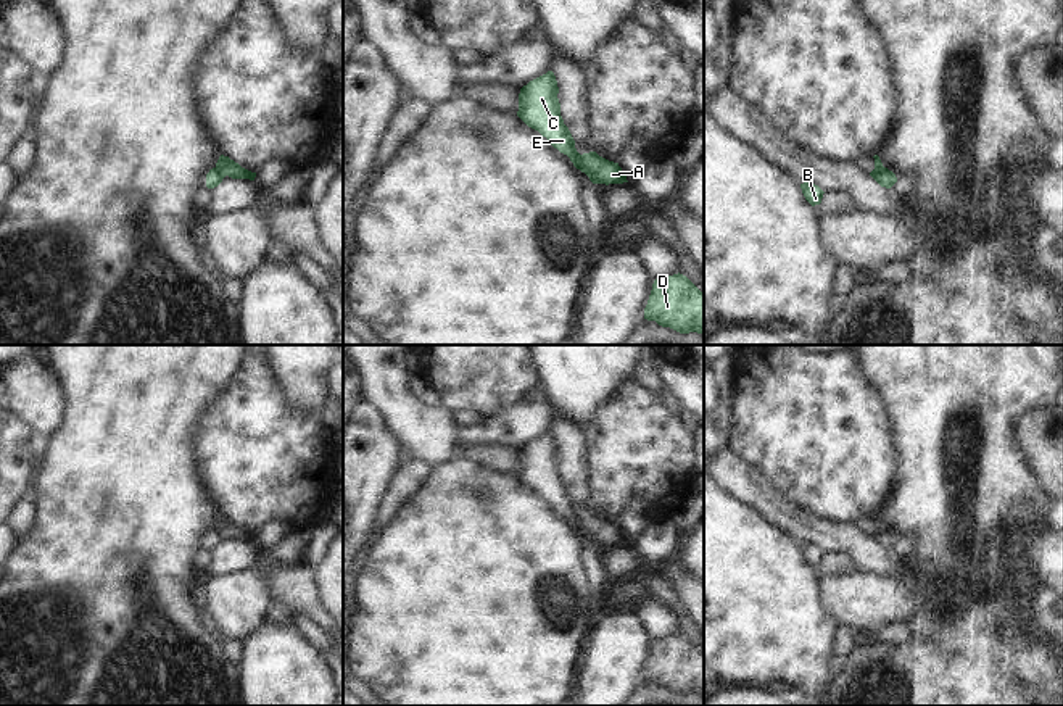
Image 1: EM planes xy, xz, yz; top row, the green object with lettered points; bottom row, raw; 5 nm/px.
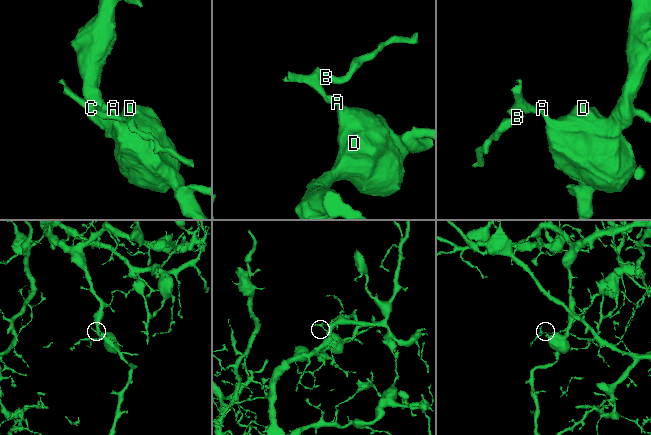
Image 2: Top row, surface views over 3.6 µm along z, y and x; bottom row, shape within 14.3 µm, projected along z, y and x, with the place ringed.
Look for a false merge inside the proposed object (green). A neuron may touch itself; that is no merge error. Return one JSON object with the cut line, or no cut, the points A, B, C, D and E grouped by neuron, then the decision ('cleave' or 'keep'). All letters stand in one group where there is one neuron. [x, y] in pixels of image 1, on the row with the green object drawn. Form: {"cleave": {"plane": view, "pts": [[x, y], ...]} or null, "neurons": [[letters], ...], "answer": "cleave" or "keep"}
{"cleave": {"plane": "xz", "pts": [[580, 155], [580, 168], [583, 171]]}, "neurons": [["A", "D"], ["B", "C", "E"]], "answer": "cleave"}

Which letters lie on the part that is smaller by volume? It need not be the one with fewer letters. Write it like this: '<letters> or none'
B, C, E

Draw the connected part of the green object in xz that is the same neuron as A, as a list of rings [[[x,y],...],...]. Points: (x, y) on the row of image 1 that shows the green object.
[[[596,152],[583,153],[580,158],[581,171],[593,184],[623,184],[628,182],[618,163],[599,156]]]

